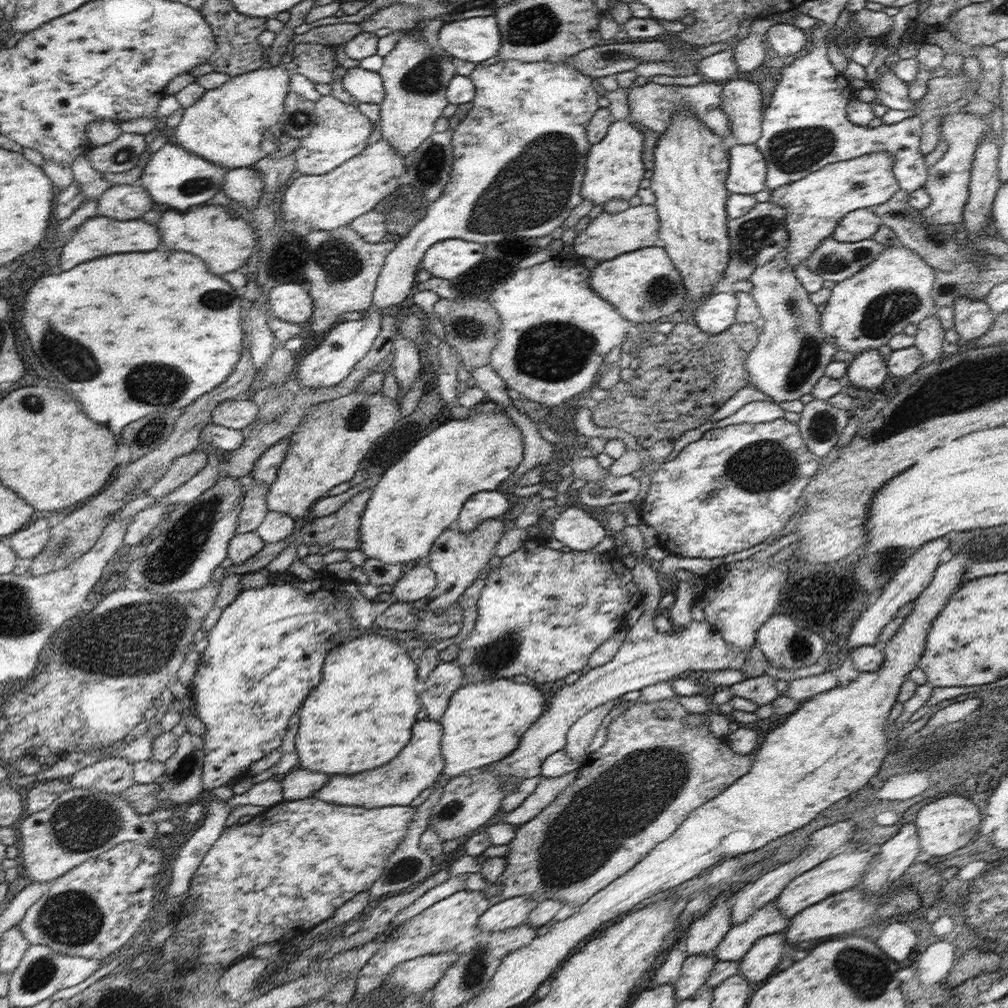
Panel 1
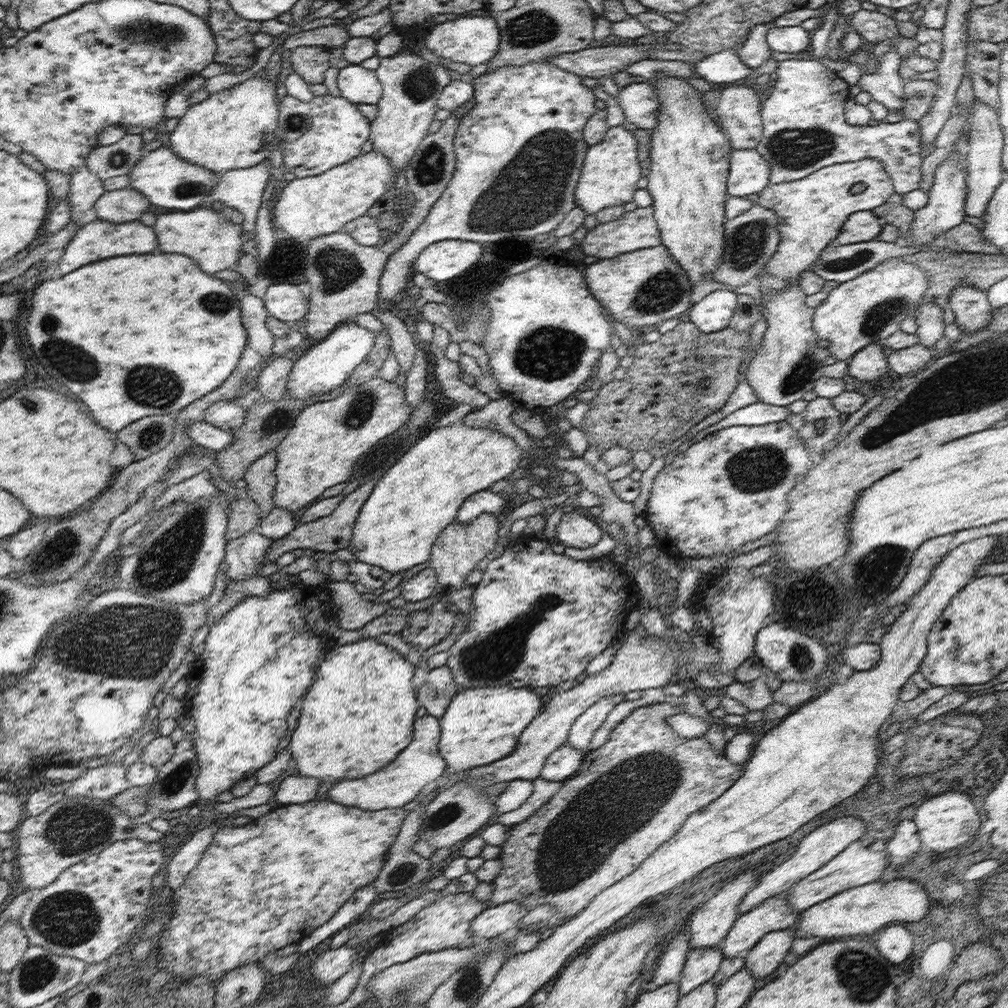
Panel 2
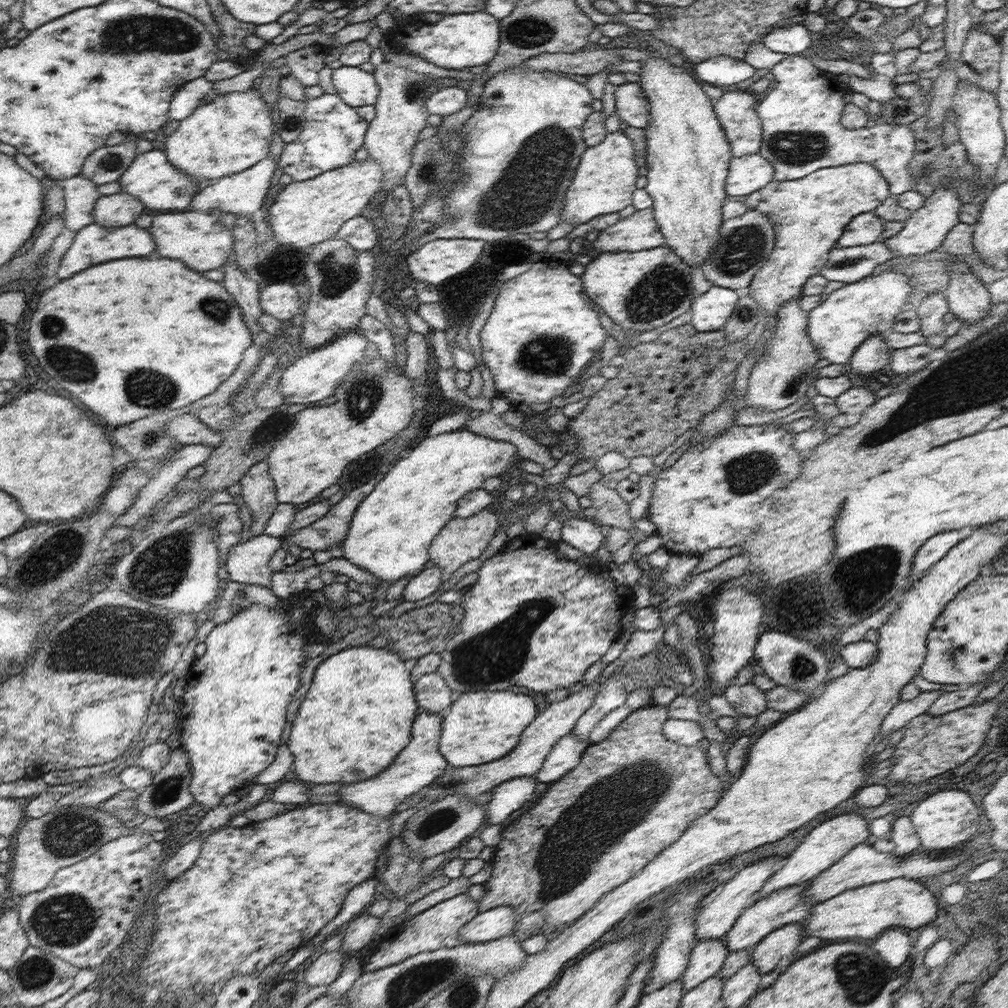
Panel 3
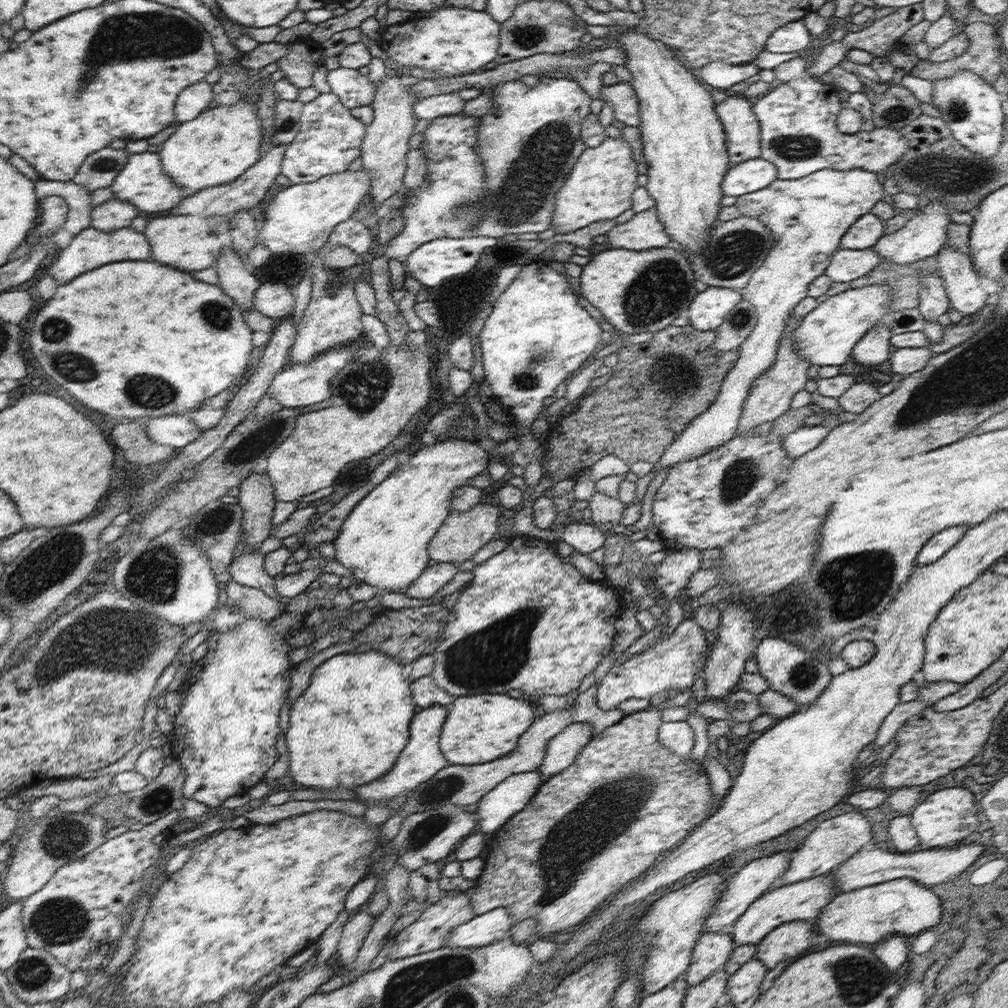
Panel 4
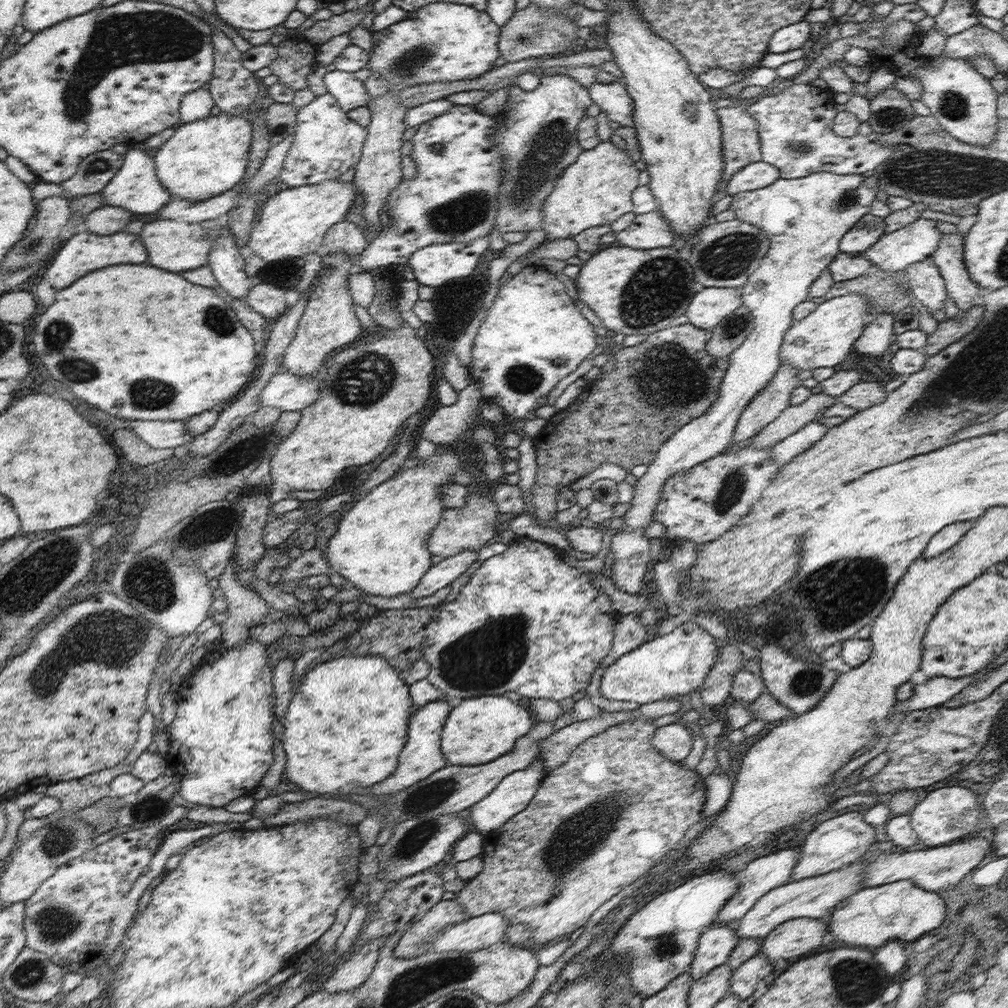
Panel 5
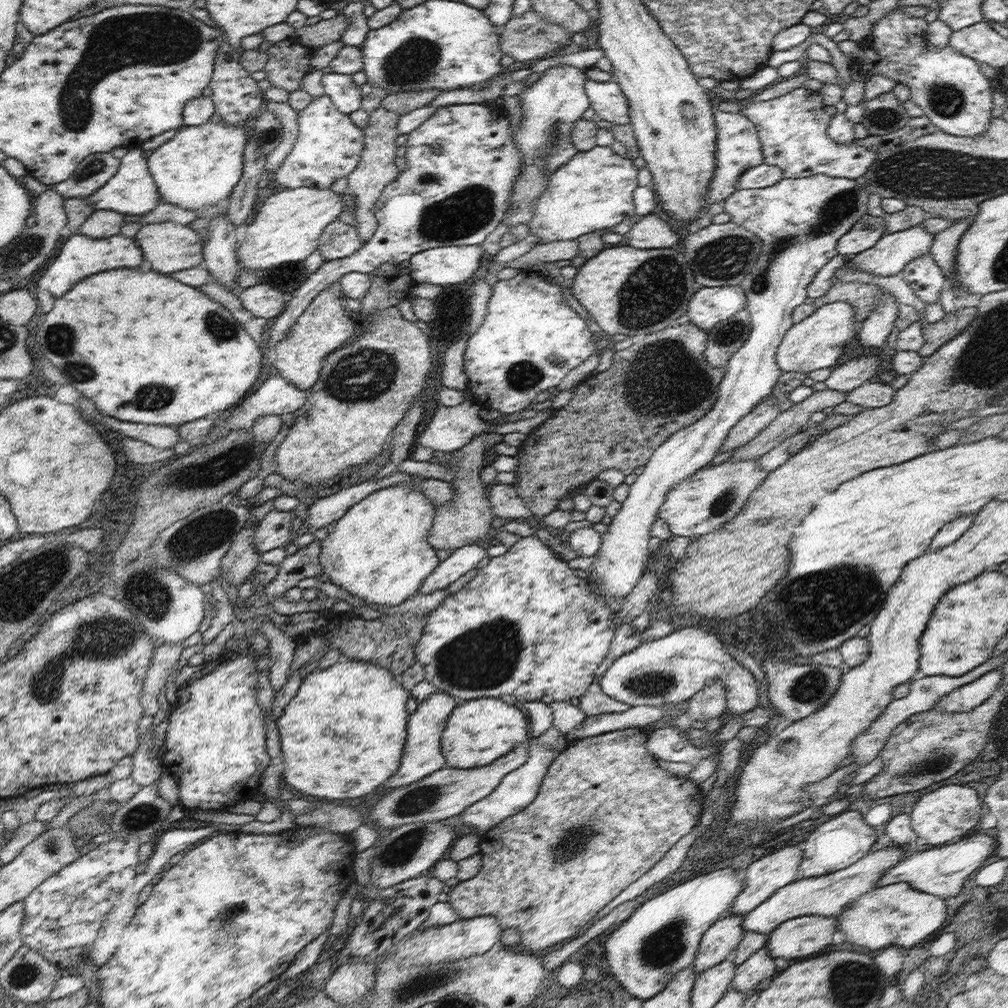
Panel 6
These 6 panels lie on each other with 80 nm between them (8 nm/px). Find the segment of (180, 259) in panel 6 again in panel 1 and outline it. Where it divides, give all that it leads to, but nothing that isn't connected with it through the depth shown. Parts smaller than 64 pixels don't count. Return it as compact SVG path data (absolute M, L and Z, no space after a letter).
M198 204L188 207L186 212L166 210L156 228L162 236L162 244L168 250L192 252L206 262L210 272L220 276L235 270L243 270L253 254L255 244L258 243L258 235L254 234L247 219L236 216L232 210L230 212L228 207L220 204Z

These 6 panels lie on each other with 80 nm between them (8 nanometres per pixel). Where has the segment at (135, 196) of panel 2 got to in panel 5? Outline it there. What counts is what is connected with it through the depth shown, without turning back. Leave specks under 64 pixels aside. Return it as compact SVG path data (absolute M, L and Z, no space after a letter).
M102 204L87 214L84 226L94 234L108 236L123 231L132 221L132 215L125 208Z

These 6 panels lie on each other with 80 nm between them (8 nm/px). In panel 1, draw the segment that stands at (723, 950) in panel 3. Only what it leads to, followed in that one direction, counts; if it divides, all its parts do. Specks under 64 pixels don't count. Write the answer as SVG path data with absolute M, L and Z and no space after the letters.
M687 955L682 972L674 984L678 1000L689 999L708 980L718 958L710 955Z

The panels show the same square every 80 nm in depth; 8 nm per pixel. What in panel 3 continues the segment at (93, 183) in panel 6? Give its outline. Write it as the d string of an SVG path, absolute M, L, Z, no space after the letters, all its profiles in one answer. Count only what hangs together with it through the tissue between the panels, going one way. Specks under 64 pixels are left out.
M128 134L116 146L101 146L86 158L81 174L84 179L92 180L98 187L116 182L136 160L136 140L138 136Z

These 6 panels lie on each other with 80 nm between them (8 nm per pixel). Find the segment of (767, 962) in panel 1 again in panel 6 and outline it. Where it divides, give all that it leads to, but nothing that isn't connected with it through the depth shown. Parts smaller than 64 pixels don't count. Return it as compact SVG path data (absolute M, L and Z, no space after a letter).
M800 916L786 920L769 933L766 948L776 958L810 956L832 944L836 918L830 916Z

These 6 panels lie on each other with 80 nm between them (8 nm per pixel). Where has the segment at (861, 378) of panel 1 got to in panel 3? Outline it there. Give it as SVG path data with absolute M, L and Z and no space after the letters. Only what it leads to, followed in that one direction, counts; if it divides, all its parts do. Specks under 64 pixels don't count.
M880 333L866 337L849 360L852 372L872 374L890 362L892 348L885 337L886 335Z

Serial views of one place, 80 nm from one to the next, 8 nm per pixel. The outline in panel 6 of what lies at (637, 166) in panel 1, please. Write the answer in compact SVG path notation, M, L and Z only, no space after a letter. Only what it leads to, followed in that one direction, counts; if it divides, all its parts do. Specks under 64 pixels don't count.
M596 145L590 151L578 151L562 168L550 175L550 184L538 198L535 216L530 220L530 234L536 235L538 245L562 240L575 240L590 232L611 229L635 215L633 193L638 187L638 168L628 156L622 157L610 146Z

